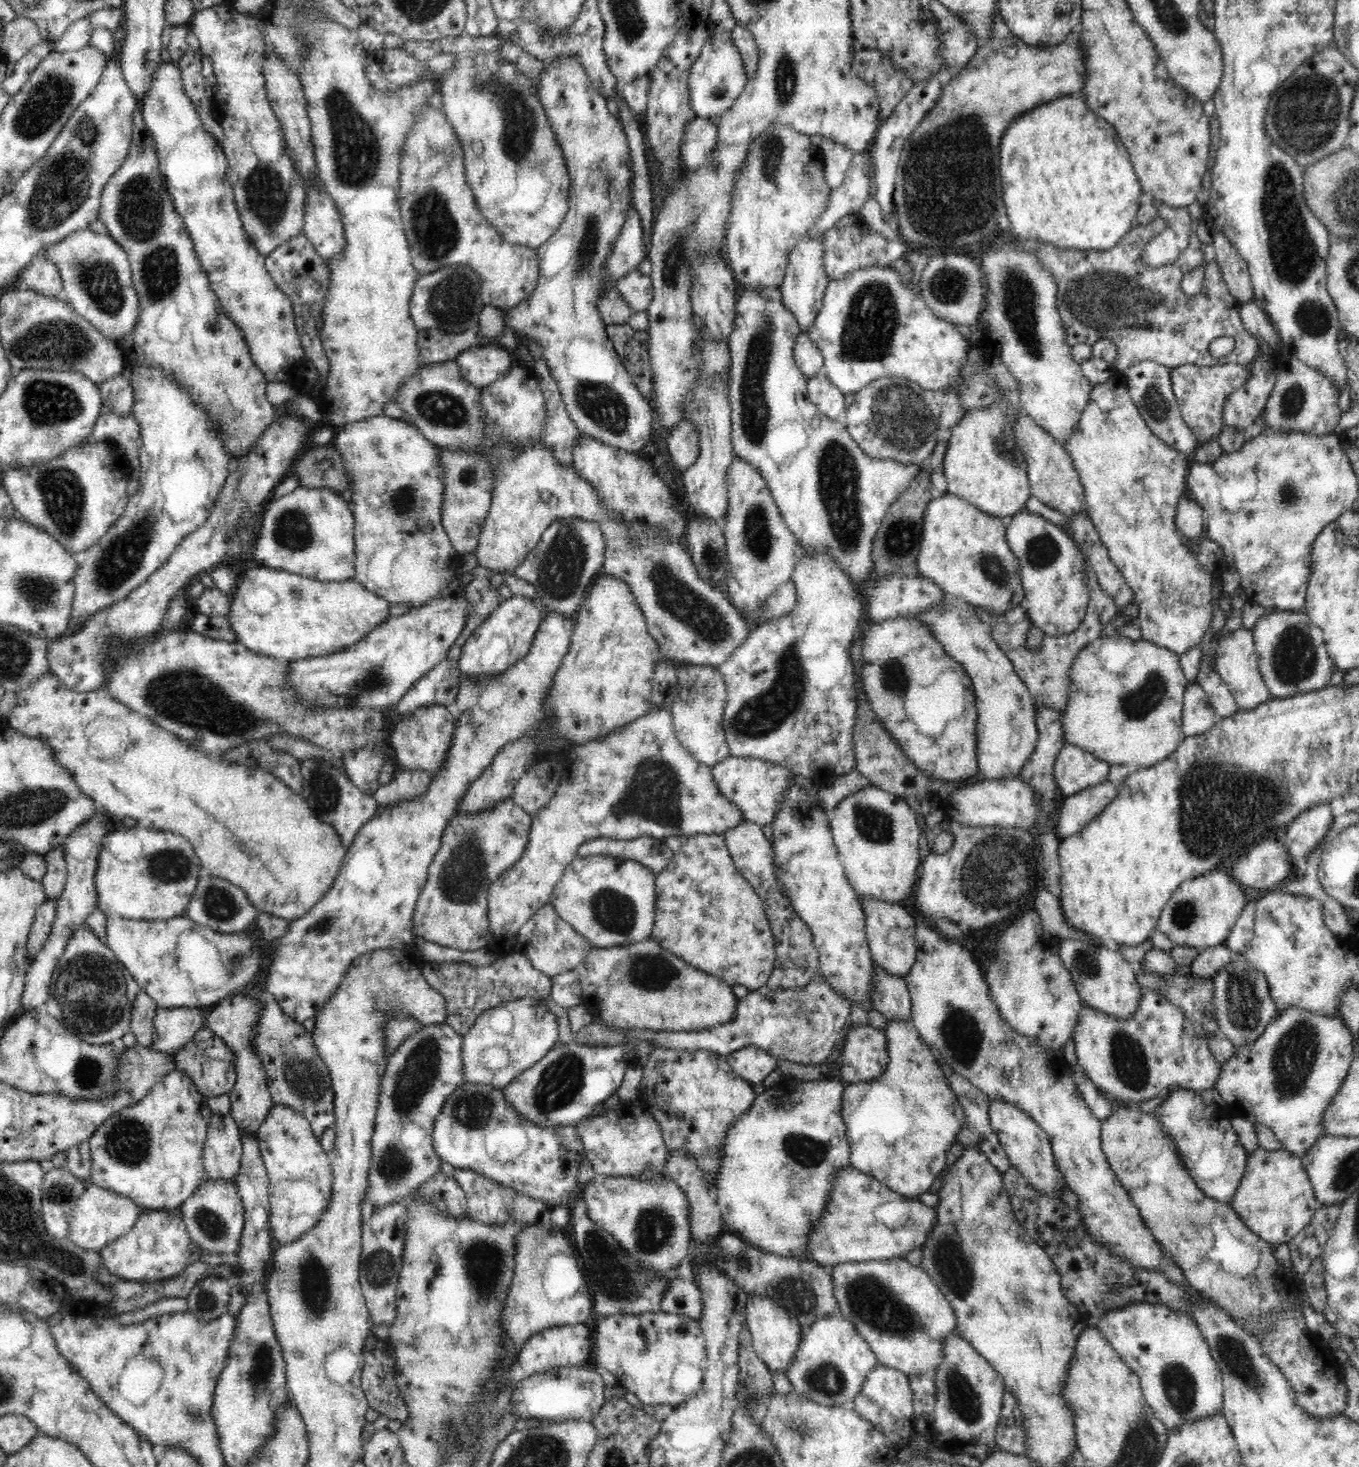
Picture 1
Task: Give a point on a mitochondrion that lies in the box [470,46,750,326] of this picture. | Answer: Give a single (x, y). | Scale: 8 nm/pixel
(519, 116)

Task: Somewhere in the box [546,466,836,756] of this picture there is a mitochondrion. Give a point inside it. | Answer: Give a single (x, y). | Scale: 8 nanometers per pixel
(758, 717)

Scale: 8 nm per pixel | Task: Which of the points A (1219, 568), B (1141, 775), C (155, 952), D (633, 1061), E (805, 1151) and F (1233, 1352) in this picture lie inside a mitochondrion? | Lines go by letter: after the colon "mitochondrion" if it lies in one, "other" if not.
A: other
B: other
C: other
D: other
E: mitochondrion
F: mitochondrion

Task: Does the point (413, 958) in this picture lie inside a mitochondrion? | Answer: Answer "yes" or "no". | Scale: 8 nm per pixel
no

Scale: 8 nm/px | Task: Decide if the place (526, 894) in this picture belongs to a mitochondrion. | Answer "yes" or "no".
no

